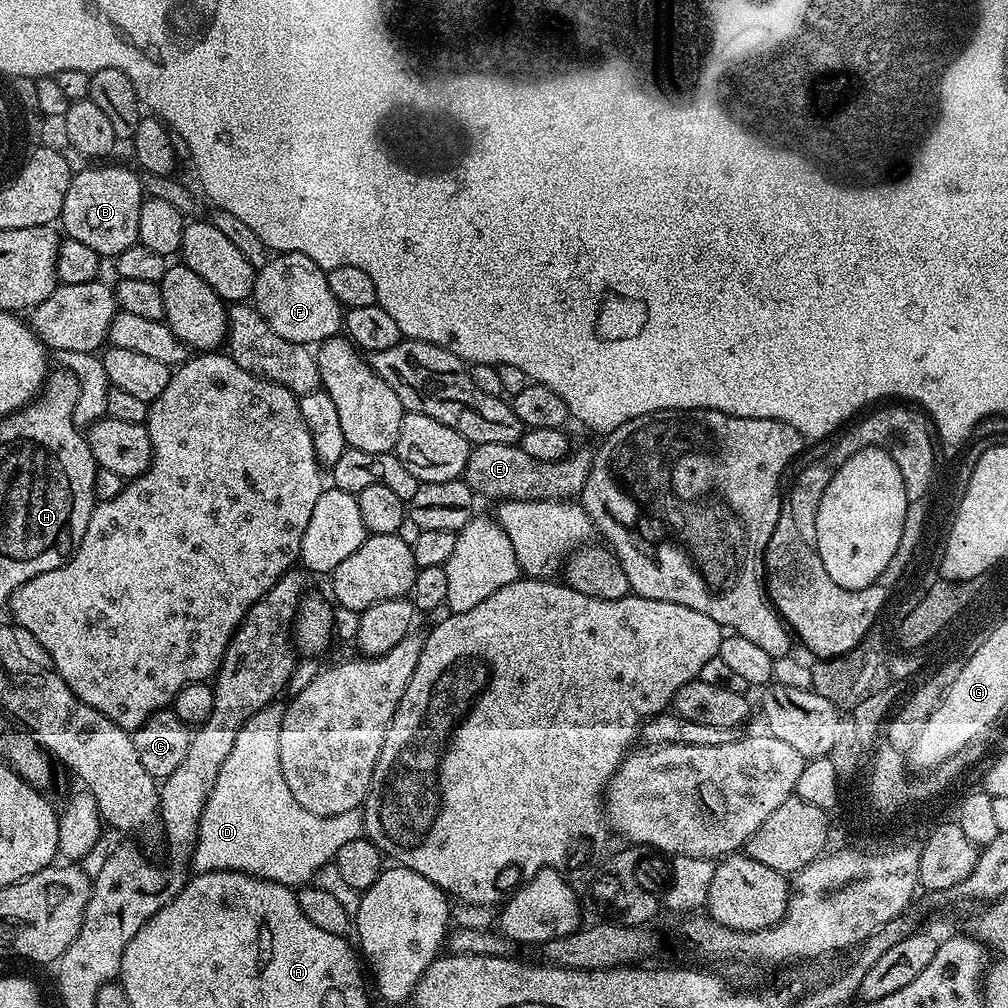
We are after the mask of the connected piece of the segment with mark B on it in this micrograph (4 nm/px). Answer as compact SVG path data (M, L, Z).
M112 162L97 163L100 164L97 168L84 168L81 172L79 169L73 175L59 219L59 223L64 224L67 239L83 242L102 258L114 258L139 241L138 214L146 199L136 172L108 163Z

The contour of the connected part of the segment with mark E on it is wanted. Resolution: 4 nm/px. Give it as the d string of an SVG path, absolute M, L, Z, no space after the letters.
M515 444L475 445L466 462L462 477L477 497L485 496L491 502L505 500L567 500L579 497L590 474L592 452L580 448L556 462L538 462L526 450Z

